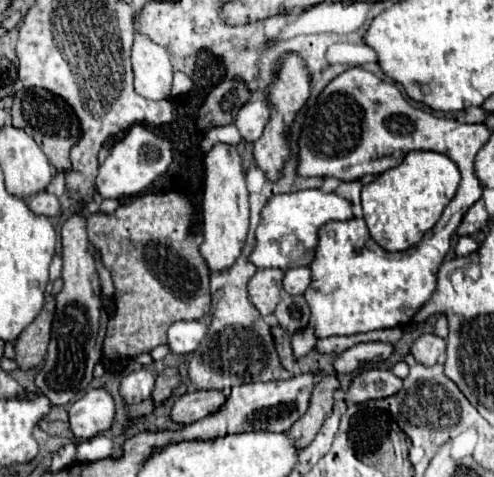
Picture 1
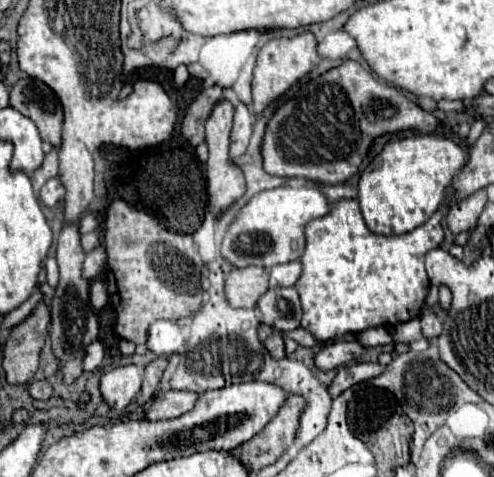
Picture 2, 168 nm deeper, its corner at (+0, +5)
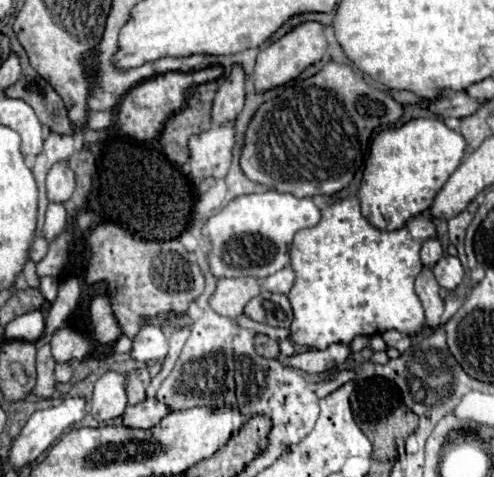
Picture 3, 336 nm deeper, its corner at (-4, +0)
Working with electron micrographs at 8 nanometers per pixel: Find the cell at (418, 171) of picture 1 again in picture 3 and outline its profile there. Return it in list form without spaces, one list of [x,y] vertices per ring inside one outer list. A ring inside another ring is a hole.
[[[420,117],[406,121],[402,127],[382,129],[370,145],[370,155],[362,173],[358,191],[362,215],[378,229],[400,229],[410,217],[428,211],[440,187],[460,165],[464,151],[464,137],[438,119]]]

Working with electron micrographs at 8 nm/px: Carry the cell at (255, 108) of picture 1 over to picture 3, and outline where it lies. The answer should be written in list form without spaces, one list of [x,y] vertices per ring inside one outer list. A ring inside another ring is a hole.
[[[214,125],[204,133],[192,135],[188,141],[190,177],[192,179],[226,177],[232,161],[232,147],[234,147],[232,125]]]

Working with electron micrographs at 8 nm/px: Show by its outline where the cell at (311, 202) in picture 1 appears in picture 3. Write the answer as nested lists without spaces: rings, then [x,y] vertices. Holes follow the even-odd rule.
[[[262,191],[232,199],[220,213],[212,215],[202,229],[210,239],[208,267],[214,277],[256,277],[264,279],[288,265],[288,247],[296,231],[314,227],[320,221],[320,209],[310,197],[294,197],[290,193]]]

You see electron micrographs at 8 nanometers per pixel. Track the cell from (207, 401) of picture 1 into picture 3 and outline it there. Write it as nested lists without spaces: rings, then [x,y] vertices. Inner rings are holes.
[[[144,399],[138,405],[128,405],[122,413],[122,425],[124,427],[136,427],[136,429],[148,429],[154,427],[164,415],[168,415],[168,407],[164,407],[158,399]]]

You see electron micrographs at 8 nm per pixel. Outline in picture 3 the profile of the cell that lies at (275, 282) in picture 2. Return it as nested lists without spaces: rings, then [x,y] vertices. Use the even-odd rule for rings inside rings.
[[[286,265],[278,273],[266,277],[262,281],[262,287],[268,289],[268,291],[272,291],[272,293],[288,293],[292,289],[292,283],[294,283],[294,271],[292,271],[290,265]]]

